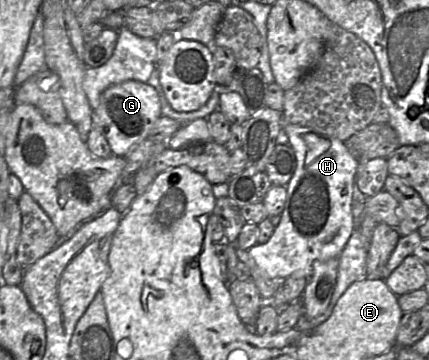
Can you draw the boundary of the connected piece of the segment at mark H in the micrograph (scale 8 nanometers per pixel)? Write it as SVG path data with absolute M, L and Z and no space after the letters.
M283 123L283 130L289 139L289 144L295 153L296 169L288 184L287 195L281 220L275 227L270 239L264 244L256 244L248 249L249 255L256 265L273 281L286 278L310 278L314 261L327 261L339 258L350 236L357 227L352 214L353 186L357 183L357 161L348 151L344 142L318 134L313 130L296 124Z

